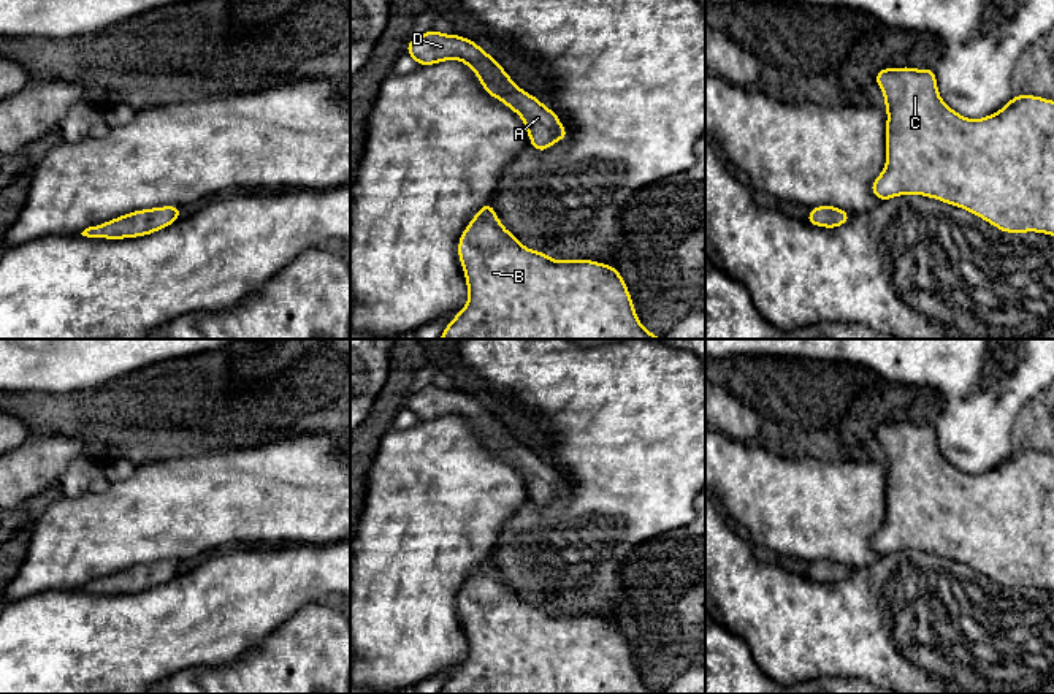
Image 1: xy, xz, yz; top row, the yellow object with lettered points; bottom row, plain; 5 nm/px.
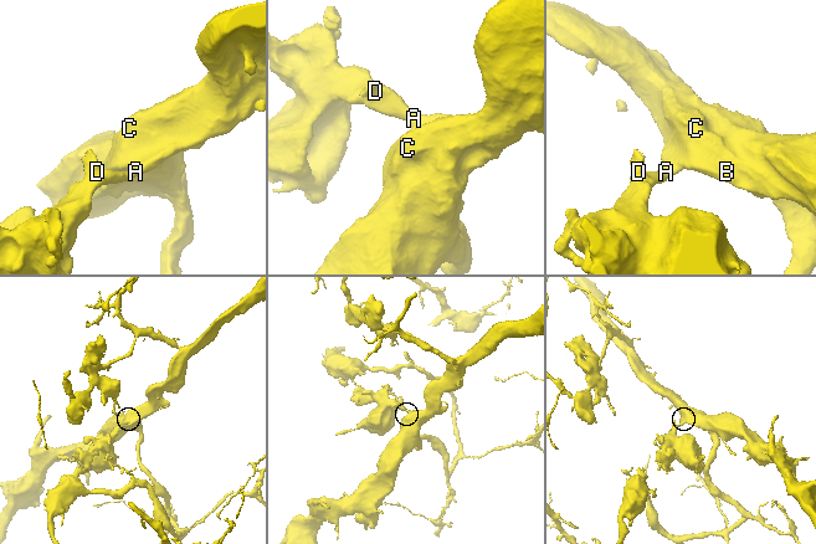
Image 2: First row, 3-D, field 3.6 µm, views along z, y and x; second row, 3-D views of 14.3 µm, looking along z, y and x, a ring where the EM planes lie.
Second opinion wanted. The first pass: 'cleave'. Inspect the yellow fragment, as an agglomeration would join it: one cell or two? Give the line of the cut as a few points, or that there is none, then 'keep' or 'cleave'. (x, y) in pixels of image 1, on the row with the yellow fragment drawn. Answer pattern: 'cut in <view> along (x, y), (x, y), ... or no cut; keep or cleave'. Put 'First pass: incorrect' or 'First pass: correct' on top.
First pass: incorrect
no cut; keep

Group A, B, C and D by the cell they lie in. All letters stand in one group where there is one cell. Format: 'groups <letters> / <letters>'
groups A B C D

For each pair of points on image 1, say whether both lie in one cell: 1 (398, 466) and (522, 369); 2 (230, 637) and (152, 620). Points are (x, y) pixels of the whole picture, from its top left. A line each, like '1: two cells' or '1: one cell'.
1: two cells
2: one cell

